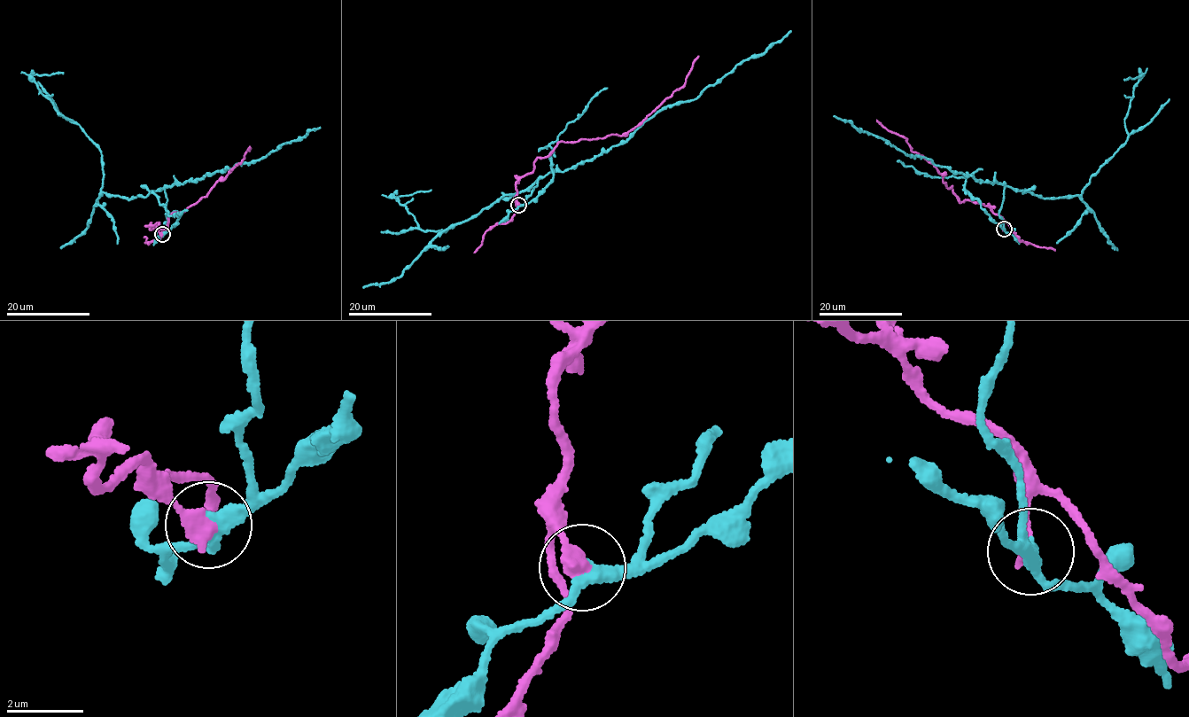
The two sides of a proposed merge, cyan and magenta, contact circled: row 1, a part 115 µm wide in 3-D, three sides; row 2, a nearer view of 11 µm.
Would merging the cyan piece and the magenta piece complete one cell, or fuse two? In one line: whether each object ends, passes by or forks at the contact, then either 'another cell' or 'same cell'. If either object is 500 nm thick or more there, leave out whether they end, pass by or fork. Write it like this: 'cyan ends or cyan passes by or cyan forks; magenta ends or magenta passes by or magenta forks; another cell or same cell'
cyan passes by; magenta ends; another cell

